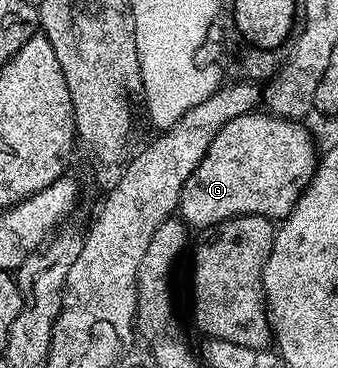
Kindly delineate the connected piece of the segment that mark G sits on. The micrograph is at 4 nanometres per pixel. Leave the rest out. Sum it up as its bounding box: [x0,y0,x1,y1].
[181,110,320,230]

